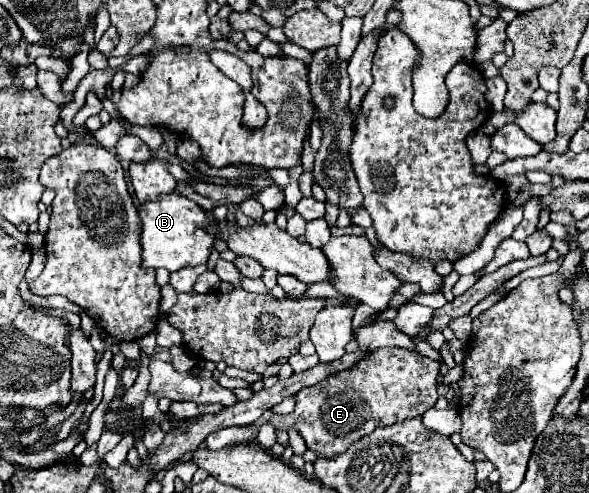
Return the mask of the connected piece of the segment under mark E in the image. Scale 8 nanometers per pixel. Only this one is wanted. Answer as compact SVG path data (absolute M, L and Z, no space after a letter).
M380 347L370 351L352 369L326 377L326 381L296 393L296 409L290 415L276 415L270 409L254 421L252 427L260 429L264 423L270 423L286 433L296 429L316 455L336 457L338 453L346 453L354 441L360 441L374 429L420 417L426 409L434 407L438 399L436 377L440 375L440 365L440 361L428 359L418 351Z

